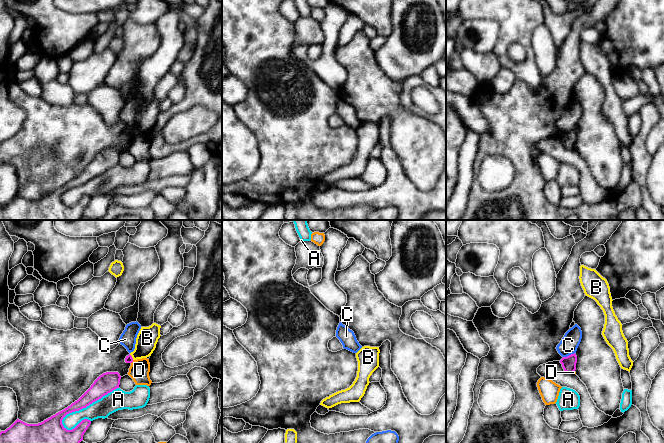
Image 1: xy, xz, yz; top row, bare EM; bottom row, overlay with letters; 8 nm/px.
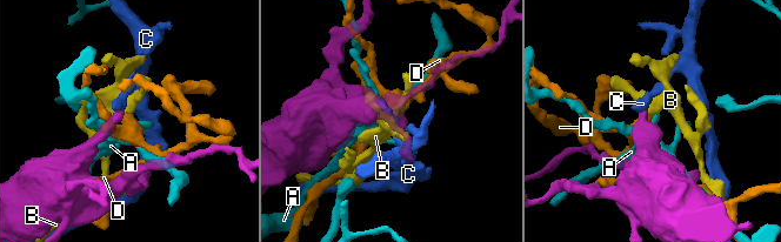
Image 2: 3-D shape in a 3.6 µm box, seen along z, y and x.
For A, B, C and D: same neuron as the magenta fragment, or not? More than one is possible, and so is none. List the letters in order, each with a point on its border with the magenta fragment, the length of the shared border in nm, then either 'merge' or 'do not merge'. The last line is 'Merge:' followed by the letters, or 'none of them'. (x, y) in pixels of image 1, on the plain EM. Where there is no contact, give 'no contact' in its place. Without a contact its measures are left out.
A: meets magenta in xy at (86, 182); contact 550 nm long; do not merge
B: meets magenta in xy at (131, 133); contact 60 nm long; do not merge
C: meets magenta in yz at (569, 131); contact 100 nm long; do not merge
D: meets magenta in xy at (132, 137); contact 40 nm long; do not merge
Merge: none of them

